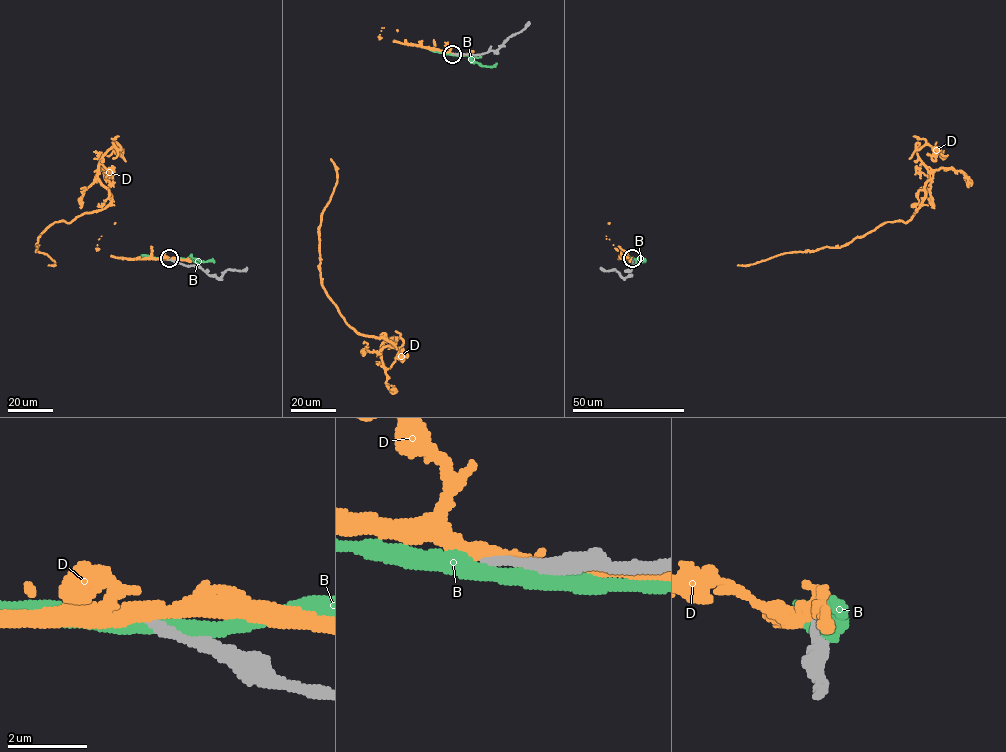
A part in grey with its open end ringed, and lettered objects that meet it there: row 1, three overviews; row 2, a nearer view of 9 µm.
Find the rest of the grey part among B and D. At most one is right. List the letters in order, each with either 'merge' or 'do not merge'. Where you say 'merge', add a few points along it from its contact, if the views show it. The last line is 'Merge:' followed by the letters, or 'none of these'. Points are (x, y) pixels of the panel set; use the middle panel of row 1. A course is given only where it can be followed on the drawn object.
B: do not merge
D: do not merge
Merge: none of these

